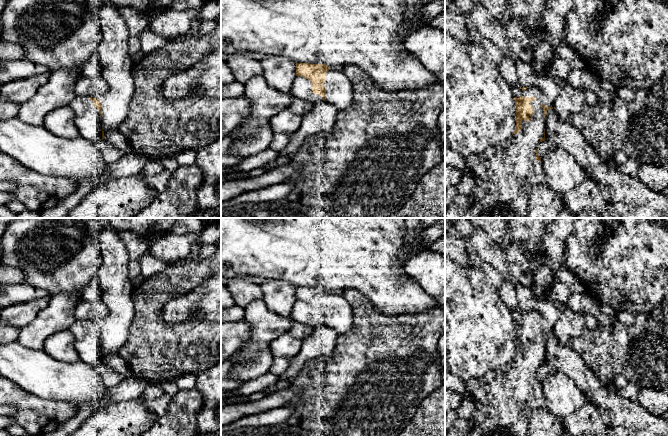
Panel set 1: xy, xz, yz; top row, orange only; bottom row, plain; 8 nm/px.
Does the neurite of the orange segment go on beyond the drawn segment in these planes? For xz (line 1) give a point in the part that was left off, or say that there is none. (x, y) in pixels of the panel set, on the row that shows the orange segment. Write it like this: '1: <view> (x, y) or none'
1: xz (301, 88)

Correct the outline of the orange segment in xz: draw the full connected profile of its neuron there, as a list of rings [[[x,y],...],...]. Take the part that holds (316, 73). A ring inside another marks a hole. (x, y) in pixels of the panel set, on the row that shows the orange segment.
[[[296,63],[296,77],[291,93],[295,98],[317,104],[325,101],[324,83],[330,69],[325,64]]]

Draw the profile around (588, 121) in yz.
[[[650,90],[635,91],[631,101],[616,95],[592,105],[586,104],[581,112],[570,115],[567,121],[584,134],[607,162],[613,161],[615,153],[622,150],[641,165],[668,168],[668,111]]]

